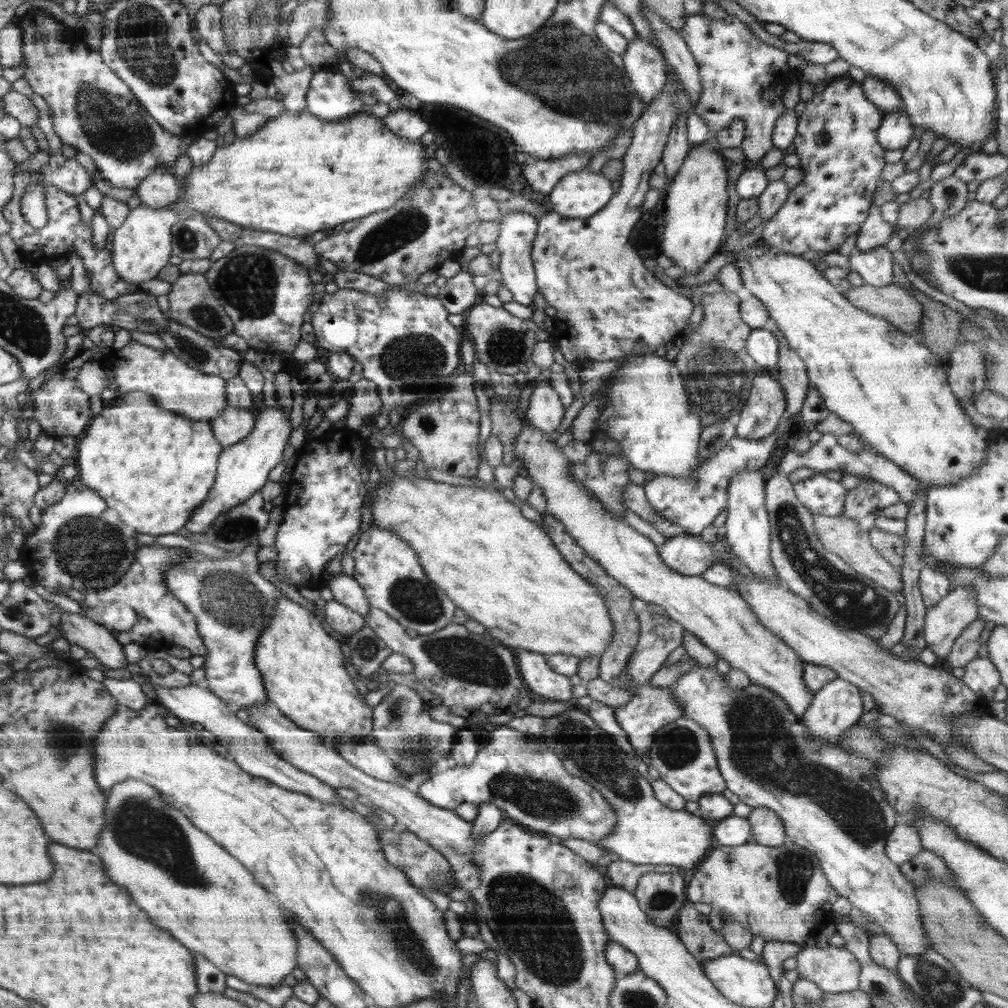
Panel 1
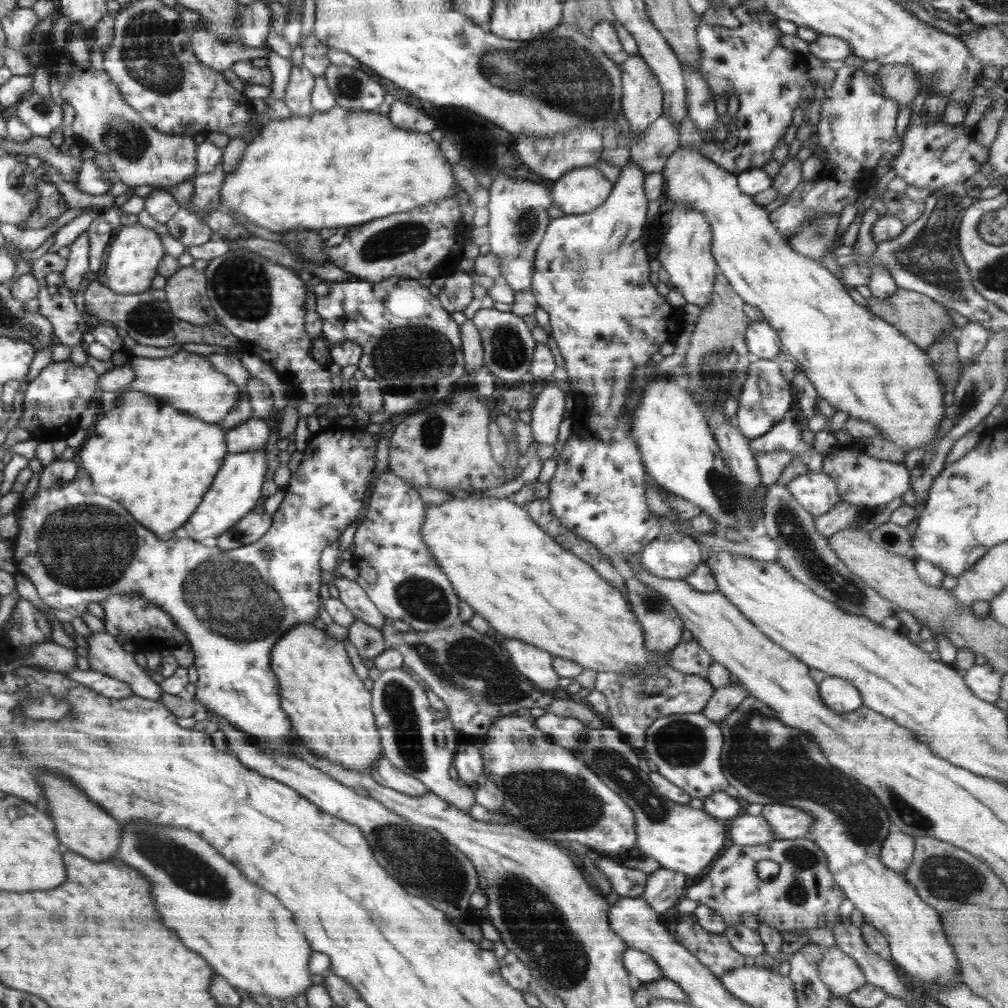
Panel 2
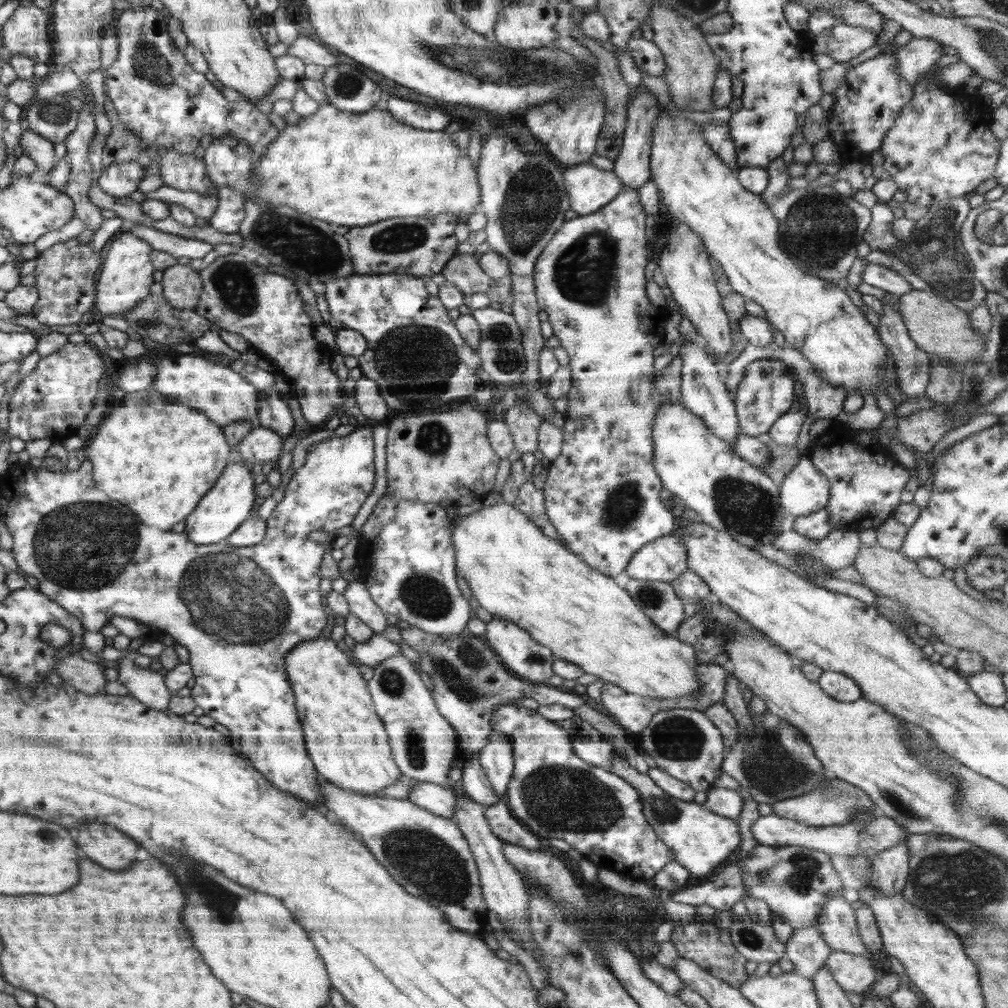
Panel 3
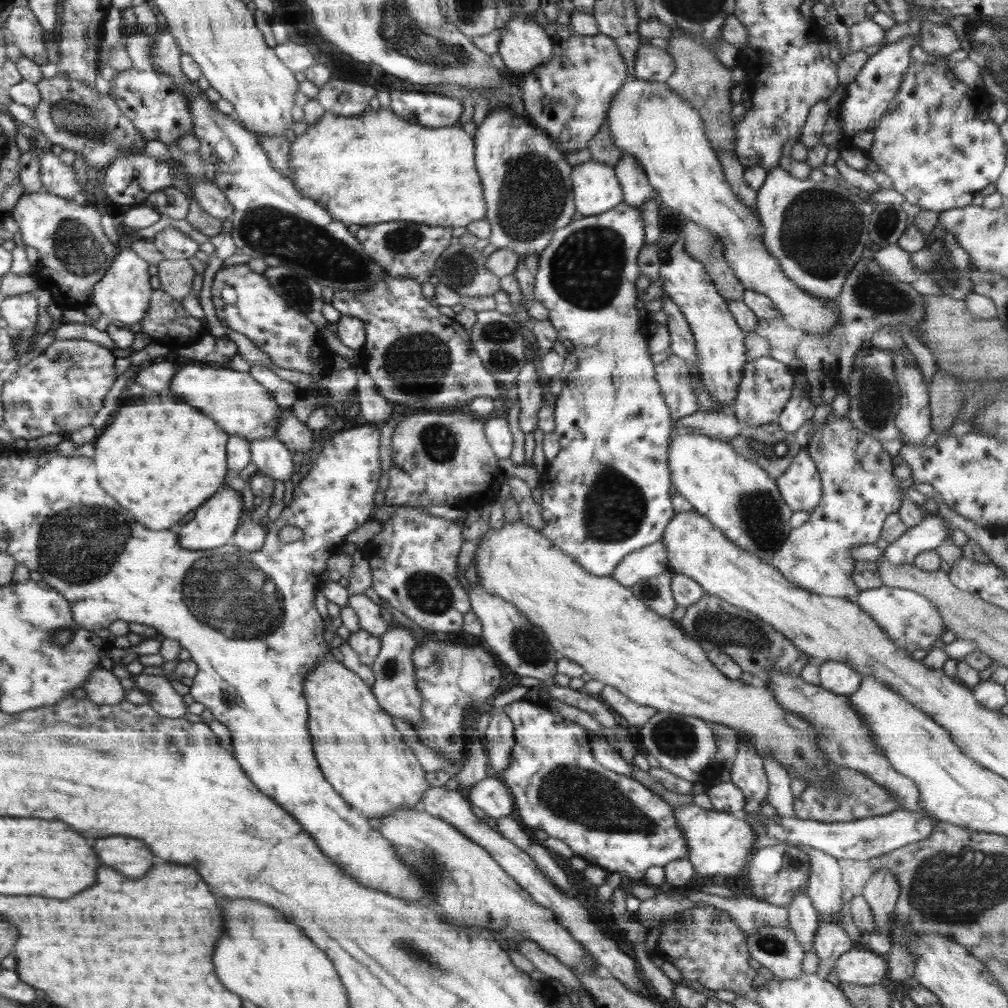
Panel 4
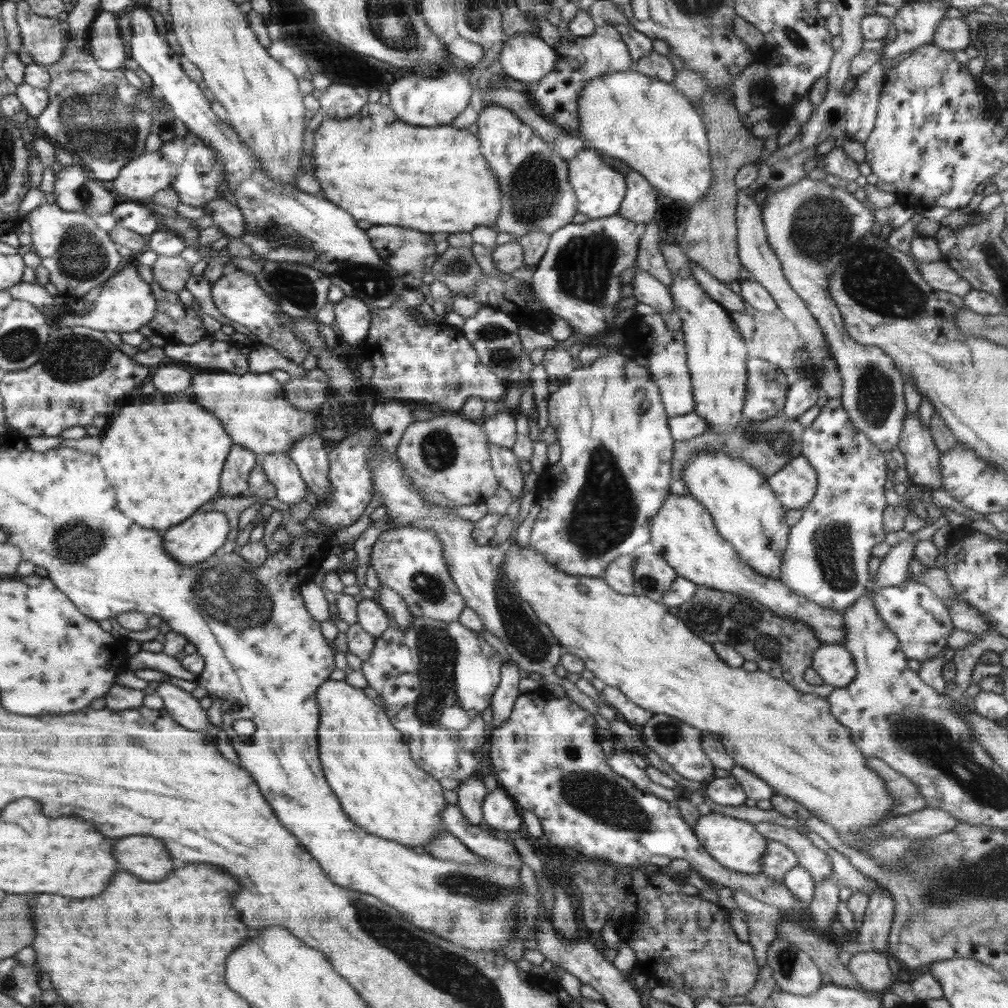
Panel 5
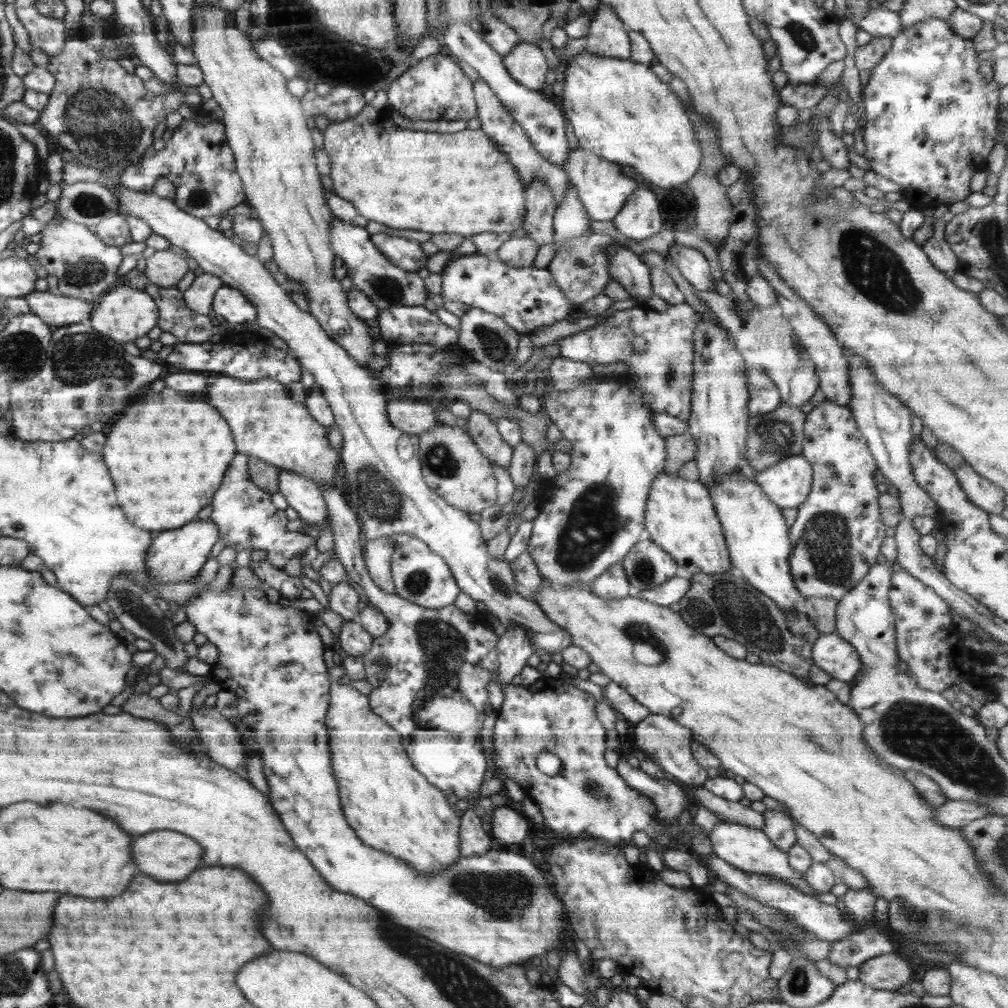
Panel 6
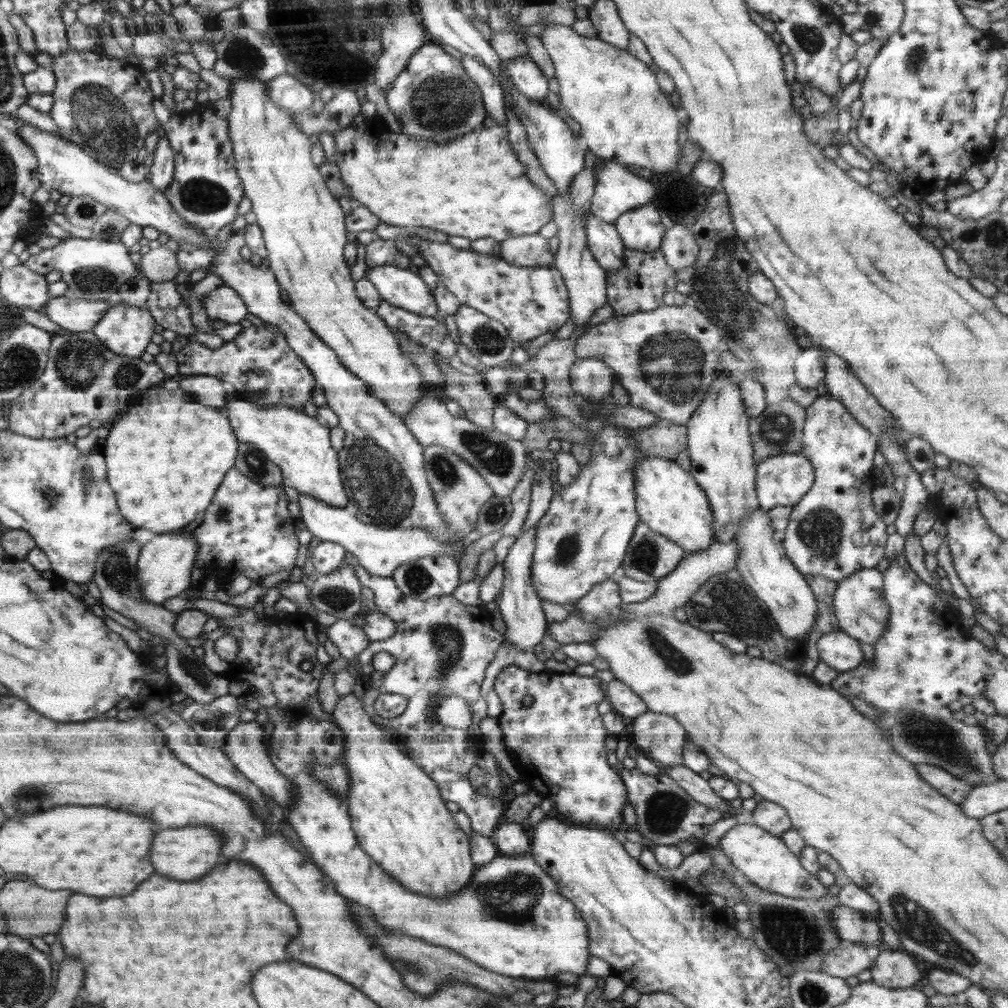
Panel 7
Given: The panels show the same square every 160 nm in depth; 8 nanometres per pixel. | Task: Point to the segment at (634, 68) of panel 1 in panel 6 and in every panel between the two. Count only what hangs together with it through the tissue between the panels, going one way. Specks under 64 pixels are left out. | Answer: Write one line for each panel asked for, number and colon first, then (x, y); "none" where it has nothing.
2: (642, 96)
3: (632, 166)
4: (636, 190)
5: (639, 205)
6: (639, 219)

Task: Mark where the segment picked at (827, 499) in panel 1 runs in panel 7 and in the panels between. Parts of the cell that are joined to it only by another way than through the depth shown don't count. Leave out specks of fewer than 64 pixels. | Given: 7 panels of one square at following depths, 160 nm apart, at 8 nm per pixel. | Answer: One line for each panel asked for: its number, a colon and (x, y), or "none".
2: (816, 492)
3: (805, 490)
4: (800, 485)
5: (794, 485)
6: (787, 484)
7: (782, 480)

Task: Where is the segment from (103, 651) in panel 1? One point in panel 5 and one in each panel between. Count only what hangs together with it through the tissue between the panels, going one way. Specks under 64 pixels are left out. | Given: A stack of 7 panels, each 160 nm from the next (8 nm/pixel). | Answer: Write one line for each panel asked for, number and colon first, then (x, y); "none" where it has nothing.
2: (105, 654)
3: (146, 685)
4: (163, 698)
5: (185, 709)

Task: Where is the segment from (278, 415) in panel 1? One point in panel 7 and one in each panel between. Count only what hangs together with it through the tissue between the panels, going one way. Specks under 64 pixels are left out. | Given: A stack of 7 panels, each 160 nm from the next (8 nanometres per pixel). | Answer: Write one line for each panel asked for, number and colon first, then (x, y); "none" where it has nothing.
2: (236, 491)
3: (226, 506)
4: (213, 525)
5: (195, 541)
6: (175, 556)
7: (163, 570)

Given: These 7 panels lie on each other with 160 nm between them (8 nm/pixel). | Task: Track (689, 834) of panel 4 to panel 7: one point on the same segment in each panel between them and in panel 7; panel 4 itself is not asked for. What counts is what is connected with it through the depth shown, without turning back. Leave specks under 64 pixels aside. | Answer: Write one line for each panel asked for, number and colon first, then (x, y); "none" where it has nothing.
5: (736, 844)
6: (748, 849)
7: (764, 859)

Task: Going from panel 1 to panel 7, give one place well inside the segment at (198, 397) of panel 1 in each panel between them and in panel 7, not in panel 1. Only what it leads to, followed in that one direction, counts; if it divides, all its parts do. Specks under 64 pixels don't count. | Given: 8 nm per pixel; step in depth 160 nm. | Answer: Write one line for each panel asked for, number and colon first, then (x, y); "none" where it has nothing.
2: (188, 380)
3: (224, 397)
4: (236, 401)
5: (252, 406)
6: (266, 423)
7: (298, 444)

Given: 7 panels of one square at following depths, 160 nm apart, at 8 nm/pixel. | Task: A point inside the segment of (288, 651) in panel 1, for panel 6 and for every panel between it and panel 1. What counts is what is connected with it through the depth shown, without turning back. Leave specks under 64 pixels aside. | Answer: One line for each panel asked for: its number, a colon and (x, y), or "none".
2: (330, 710)
3: (345, 739)
4: (359, 751)
5: (366, 762)
6: (391, 806)

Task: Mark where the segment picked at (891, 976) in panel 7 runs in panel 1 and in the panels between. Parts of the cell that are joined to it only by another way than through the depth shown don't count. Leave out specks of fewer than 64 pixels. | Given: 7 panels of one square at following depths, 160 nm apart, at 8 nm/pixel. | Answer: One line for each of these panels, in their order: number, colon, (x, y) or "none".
1: (834, 970)
2: (841, 974)
3: (855, 974)
4: (861, 966)
5: (871, 969)
6: (889, 972)

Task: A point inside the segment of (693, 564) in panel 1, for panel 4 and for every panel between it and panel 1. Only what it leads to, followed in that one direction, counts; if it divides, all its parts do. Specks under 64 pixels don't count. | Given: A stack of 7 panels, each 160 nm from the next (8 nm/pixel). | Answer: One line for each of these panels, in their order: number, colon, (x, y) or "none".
2: (674, 555)
3: (663, 559)
4: (648, 561)

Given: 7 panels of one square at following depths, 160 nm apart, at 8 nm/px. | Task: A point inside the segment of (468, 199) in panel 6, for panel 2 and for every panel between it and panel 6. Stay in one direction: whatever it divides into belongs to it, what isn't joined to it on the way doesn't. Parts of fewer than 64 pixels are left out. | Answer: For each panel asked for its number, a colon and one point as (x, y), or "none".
2: (335, 168)
3: (347, 168)
4: (372, 167)
5: (435, 179)

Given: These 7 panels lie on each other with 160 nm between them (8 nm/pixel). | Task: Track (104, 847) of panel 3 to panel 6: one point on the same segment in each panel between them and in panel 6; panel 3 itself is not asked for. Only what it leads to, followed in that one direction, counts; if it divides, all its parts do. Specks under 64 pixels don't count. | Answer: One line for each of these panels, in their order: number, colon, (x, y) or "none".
4: (130, 855)
5: (145, 856)
6: (169, 855)

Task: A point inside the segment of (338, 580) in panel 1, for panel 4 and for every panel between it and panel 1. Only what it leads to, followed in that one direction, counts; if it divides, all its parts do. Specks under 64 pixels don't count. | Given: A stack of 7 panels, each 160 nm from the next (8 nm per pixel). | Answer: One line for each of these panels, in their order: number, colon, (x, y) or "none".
2: (355, 598)
3: (360, 603)
4: (370, 617)

